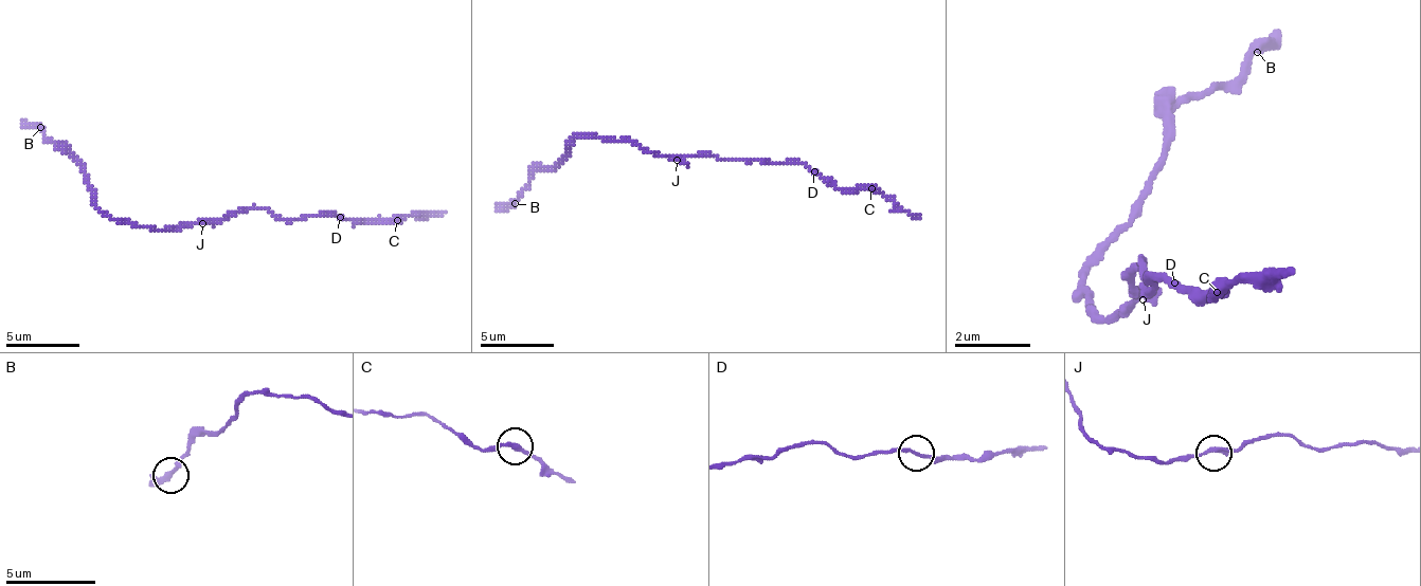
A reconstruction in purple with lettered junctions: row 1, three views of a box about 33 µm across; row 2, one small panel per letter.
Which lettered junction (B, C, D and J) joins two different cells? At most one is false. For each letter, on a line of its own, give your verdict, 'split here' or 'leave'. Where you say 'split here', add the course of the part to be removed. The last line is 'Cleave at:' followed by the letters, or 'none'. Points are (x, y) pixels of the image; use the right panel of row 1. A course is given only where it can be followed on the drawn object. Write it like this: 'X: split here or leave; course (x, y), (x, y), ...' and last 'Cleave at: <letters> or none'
B: leave
C: leave
D: leave
J: leave
Cleave at: none

